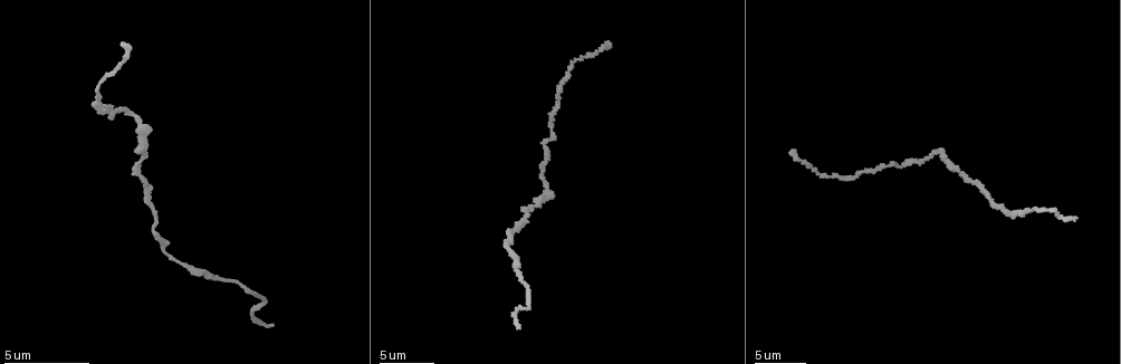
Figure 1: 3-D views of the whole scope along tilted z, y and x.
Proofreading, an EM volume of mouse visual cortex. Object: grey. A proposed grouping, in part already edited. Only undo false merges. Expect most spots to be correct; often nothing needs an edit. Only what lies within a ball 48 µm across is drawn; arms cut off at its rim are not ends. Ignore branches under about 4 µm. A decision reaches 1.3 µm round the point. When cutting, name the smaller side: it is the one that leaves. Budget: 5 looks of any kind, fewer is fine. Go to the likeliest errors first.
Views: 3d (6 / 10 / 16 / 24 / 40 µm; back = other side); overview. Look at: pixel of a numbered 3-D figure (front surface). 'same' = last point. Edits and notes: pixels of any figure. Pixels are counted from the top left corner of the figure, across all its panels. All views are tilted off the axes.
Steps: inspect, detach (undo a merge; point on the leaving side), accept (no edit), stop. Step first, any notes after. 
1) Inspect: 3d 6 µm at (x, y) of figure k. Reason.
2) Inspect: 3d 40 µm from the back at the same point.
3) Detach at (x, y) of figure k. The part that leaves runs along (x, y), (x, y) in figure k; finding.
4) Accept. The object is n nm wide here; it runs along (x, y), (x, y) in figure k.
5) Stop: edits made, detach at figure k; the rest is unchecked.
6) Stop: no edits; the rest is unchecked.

Inspect: 3d 16 µm at (948, 161) of figure 1. Three-way junction.

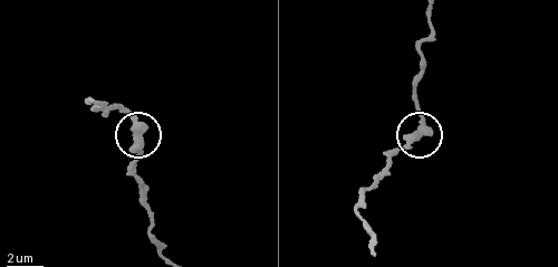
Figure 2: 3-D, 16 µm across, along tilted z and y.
Accept. 3 arms meet here; all the same neuron.

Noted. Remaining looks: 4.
Inspect: 3d 6 µm at (1027, 213) of figure 1. Calibre changes.

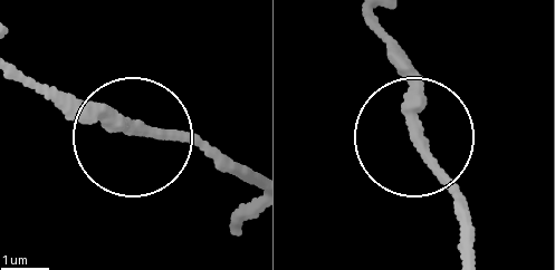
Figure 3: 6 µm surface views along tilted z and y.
Accept. It runs along (376, 18), (423, 158), (465, 214) in figure 3; all the same neuron.

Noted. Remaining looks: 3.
Inspect: 3d 10 µm at (554, 133) of figure 1. A narrow waist.

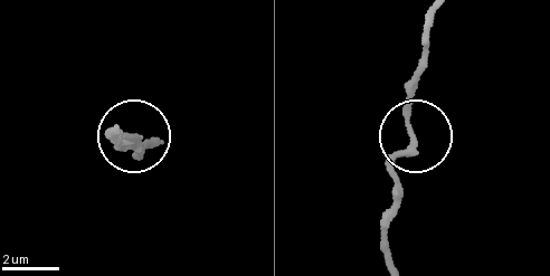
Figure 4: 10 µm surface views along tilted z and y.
Inspect: 3d 6 µm at (128, 137) of figure 4. Zoom in.

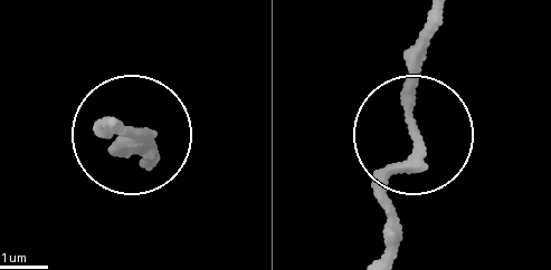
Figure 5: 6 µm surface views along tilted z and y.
Accept. It runs along (383, 252), (424, 36) in figure 5; one neuron here.

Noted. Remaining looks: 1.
Stop: no edits; the rest is unchecked.

